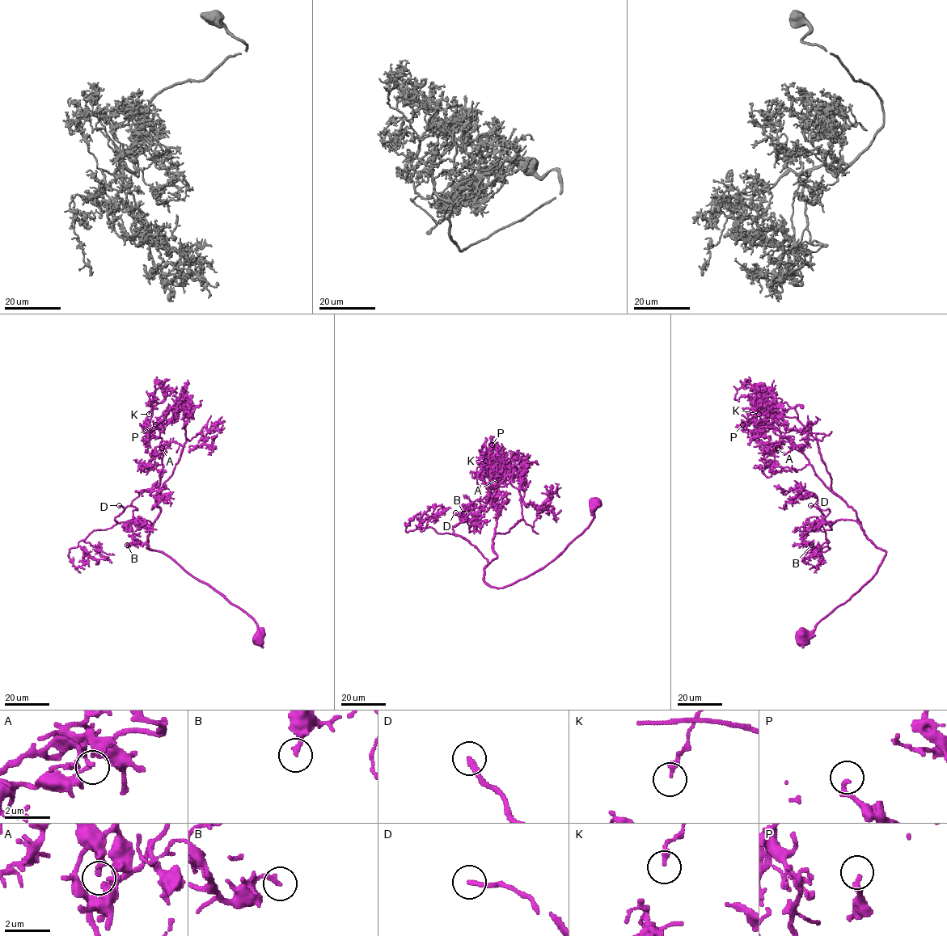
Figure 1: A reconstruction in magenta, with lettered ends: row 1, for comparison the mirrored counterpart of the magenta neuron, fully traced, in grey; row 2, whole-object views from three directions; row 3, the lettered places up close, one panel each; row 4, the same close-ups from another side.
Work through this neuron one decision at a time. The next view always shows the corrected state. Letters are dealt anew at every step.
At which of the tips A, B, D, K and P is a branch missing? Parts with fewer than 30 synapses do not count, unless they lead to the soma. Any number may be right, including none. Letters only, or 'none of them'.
D

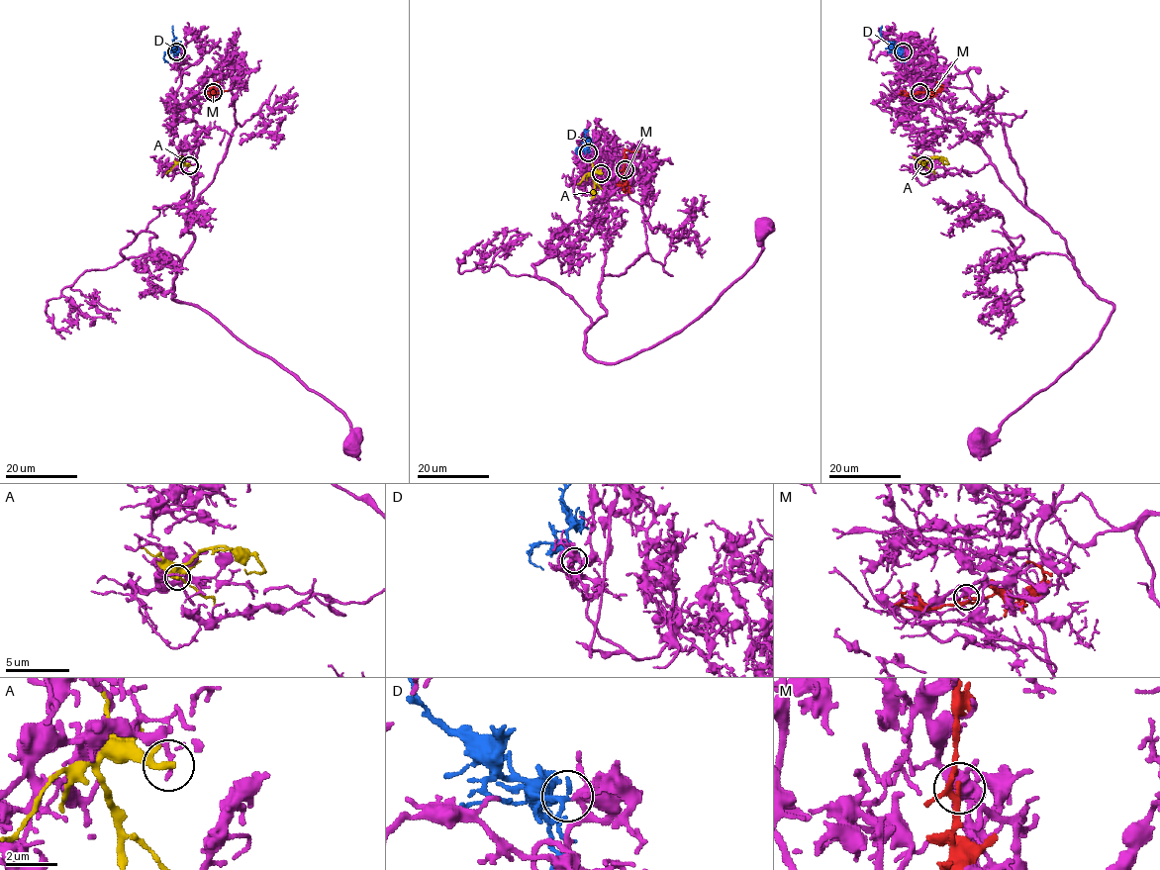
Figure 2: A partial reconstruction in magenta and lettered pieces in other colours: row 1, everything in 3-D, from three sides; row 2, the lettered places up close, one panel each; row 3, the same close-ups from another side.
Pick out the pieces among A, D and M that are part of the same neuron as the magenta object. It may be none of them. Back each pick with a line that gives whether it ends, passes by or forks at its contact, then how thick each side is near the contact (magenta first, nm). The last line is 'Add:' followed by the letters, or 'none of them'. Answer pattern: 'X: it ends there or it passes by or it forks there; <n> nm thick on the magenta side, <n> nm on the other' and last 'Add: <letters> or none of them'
D: it passes by; 170 nm thick on the magenta side, 200 nm on the other
Add: D

